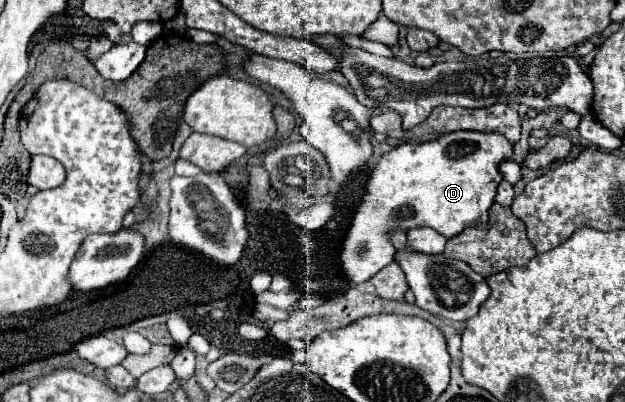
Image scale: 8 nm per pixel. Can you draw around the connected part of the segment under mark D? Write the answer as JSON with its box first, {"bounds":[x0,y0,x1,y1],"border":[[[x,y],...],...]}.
{"bounds":[338,133,512,287],"border":[[[446,133],[434,141],[426,143],[402,143],[390,153],[382,155],[378,165],[372,169],[372,175],[366,185],[366,195],[352,215],[352,223],[338,247],[338,263],[344,279],[356,287],[366,283],[378,271],[392,263],[394,253],[388,253],[388,229],[414,229],[414,227],[432,227],[442,231],[446,239],[456,237],[470,225],[486,223],[488,209],[494,203],[496,187],[502,181],[498,163],[512,157],[512,143],[500,133]]]}

